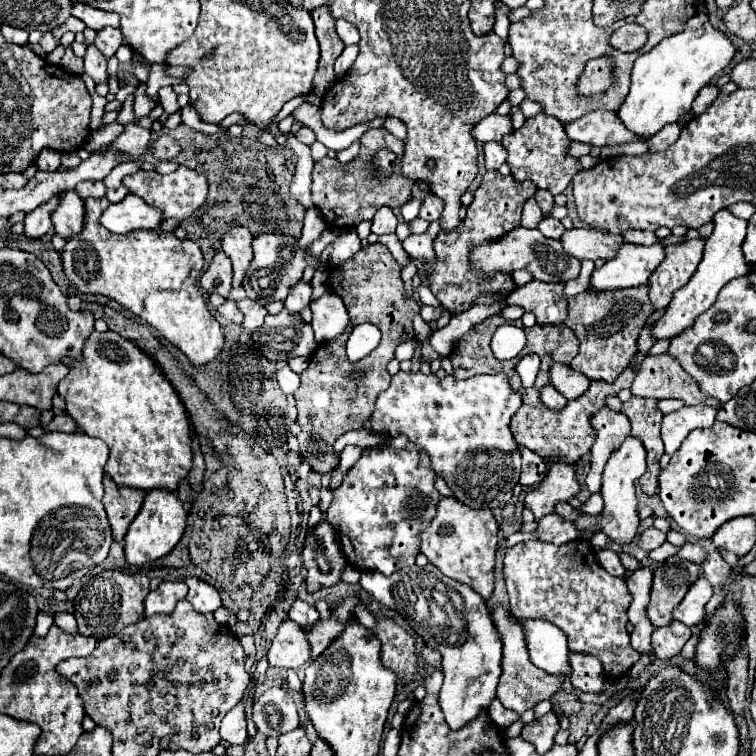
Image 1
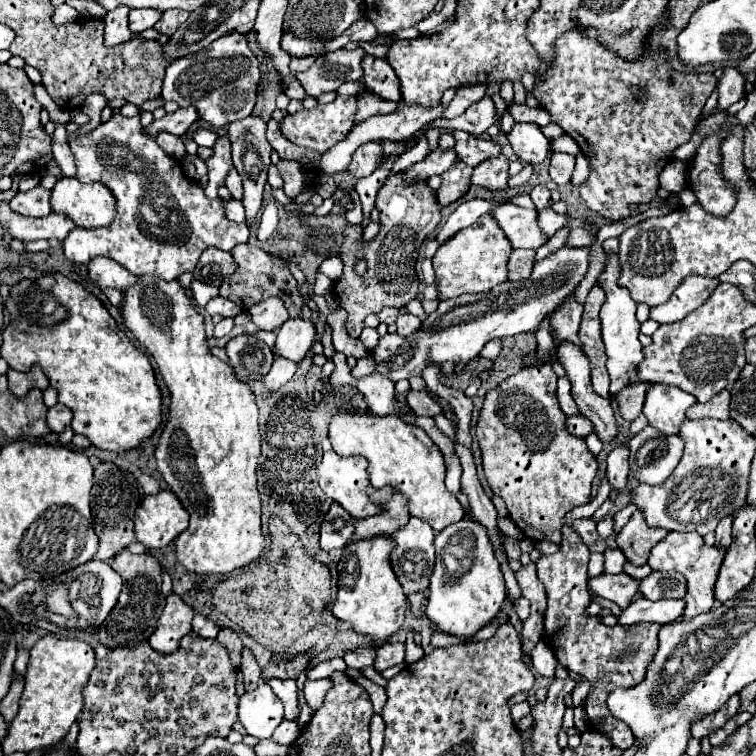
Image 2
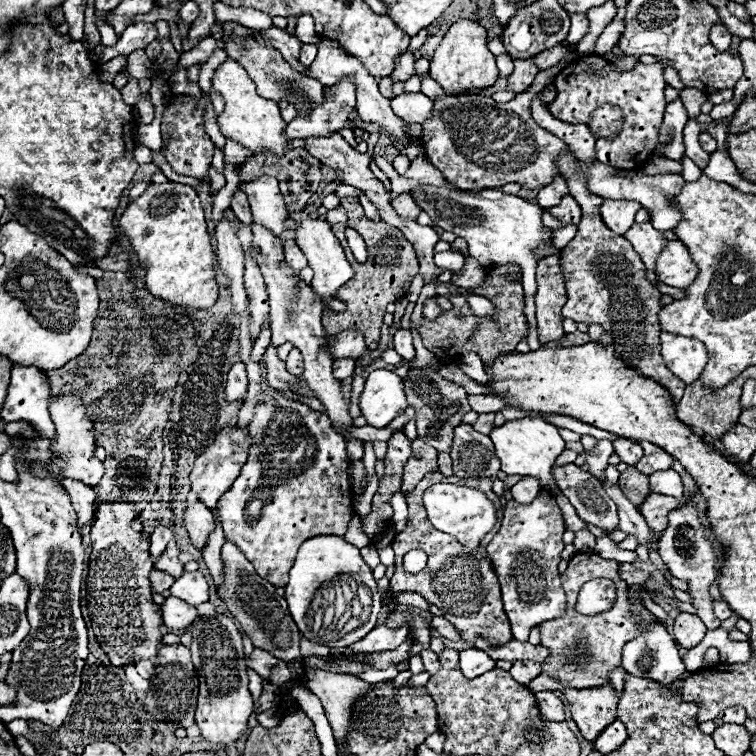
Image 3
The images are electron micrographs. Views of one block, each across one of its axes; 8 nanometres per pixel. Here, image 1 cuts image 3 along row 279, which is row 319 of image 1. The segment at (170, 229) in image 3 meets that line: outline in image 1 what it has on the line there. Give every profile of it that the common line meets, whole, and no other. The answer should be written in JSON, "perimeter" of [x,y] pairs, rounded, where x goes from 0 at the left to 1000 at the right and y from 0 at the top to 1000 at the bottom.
{"perimeter":[[[116,262],[111,267],[114,299],[103,312],[93,315],[82,331],[85,360],[101,381],[114,389],[143,392],[175,410],[246,468],[254,484],[272,484],[272,479],[288,474],[296,458],[296,442],[262,384],[262,362],[270,349],[262,323],[201,304],[177,304],[161,312],[146,310],[146,304],[130,294],[135,278],[143,272],[132,267],[143,265]]]}

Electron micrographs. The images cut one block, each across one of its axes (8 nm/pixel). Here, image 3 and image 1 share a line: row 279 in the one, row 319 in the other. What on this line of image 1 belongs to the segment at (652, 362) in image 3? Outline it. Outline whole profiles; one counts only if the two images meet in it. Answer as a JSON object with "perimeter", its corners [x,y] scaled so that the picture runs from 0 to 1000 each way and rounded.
{"perimeter":[[[854,378],[807,386],[770,386],[759,394],[751,394],[751,421],[746,429],[757,434],[767,450],[767,463],[754,479],[754,487],[770,492],[780,503],[812,505],[841,468],[844,439],[862,413],[865,407],[857,397]]]}

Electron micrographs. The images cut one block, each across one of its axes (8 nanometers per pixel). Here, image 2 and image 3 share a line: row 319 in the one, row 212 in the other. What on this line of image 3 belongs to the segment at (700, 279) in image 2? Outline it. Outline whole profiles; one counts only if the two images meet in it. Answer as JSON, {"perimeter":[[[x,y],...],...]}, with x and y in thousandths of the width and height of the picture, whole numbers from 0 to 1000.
{"perimeter":[[[767,214],[772,230],[778,233],[778,246],[780,254],[807,262],[807,265],[841,265],[852,275],[862,278],[862,296],[868,304],[892,304],[897,299],[897,291],[902,291],[902,278],[892,270],[892,262],[905,246],[905,235],[899,230],[868,230],[868,233],[854,233],[847,225],[812,225],[796,214],[775,217]]]}

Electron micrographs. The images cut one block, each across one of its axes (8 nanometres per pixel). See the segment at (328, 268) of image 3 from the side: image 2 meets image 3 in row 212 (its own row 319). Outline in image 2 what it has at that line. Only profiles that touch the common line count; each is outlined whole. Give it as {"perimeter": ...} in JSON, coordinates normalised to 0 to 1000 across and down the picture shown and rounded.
{"perimeter":[[[384,421],[368,437],[365,468],[386,479],[397,479],[413,460],[418,431],[405,421]]]}

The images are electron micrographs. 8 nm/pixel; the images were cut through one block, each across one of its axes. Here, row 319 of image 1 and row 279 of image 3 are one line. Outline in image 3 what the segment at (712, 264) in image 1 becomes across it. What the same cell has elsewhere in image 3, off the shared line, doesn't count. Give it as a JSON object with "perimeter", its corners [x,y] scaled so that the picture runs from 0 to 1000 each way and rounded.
{"perimeter":[[[889,317],[868,344],[868,365],[892,381],[907,381],[923,368],[923,349],[899,317]]]}

